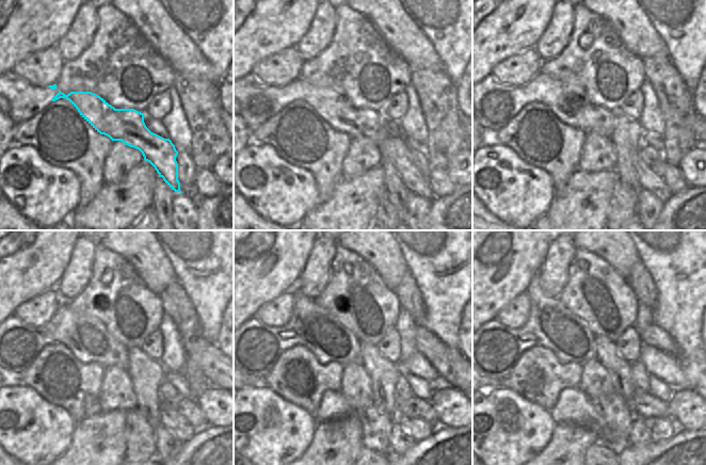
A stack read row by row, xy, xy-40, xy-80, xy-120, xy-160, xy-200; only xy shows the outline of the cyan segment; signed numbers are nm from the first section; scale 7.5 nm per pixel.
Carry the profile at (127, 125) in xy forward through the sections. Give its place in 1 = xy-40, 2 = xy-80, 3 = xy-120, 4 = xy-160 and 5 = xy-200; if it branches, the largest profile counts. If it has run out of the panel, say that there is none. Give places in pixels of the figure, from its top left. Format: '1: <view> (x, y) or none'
1: xy-40 (334, 108)
2: xy-80 (568, 102)
3: xy-120 (87, 338)
4: xy-160 (314, 327)
5: xy-200 (551, 324)

